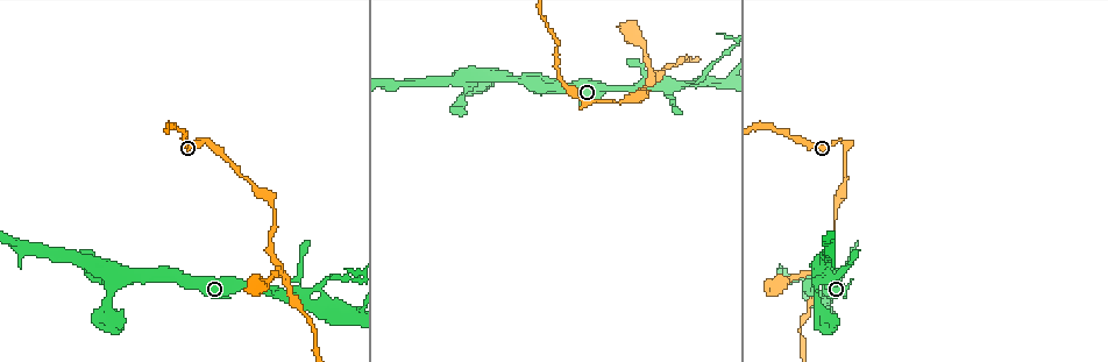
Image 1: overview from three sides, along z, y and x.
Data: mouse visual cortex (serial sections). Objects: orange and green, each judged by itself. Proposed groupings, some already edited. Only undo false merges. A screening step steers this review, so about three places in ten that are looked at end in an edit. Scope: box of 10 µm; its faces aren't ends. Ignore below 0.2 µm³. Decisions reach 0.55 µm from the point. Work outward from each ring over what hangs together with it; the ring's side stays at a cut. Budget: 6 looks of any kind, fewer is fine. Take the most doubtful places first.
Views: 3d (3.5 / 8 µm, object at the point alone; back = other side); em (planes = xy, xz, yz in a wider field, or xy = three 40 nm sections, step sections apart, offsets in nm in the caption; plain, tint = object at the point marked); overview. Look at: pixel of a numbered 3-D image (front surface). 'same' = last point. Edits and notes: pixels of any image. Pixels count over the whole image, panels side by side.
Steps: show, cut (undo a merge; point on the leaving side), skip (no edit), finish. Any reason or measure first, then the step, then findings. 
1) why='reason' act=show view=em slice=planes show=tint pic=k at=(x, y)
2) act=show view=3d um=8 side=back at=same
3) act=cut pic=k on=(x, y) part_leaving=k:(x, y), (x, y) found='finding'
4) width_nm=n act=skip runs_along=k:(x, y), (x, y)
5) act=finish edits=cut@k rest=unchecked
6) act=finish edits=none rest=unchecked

why='arms part here' act=show view=3d um=3.5 pic=1 at=(303, 299)

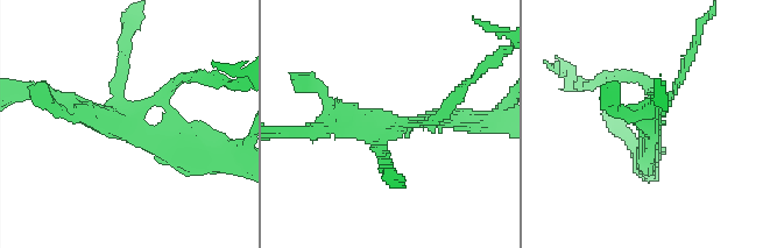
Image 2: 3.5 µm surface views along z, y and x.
act=show view=em slice=xy step=1 show=tint pic=2 at=(392, 119)

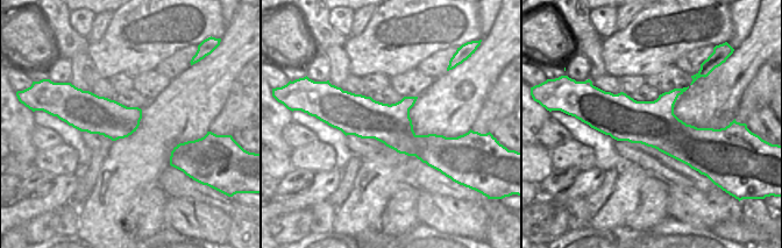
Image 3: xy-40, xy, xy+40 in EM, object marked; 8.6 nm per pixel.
act=cut pic=2 on=(457, 96) part_leaving=2:(428, 121), (503, 52) found='two cells meet here'

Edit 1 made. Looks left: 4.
why='sudden change in width' act=show view=3d um=3.5 pic=1 at=(492, 74)

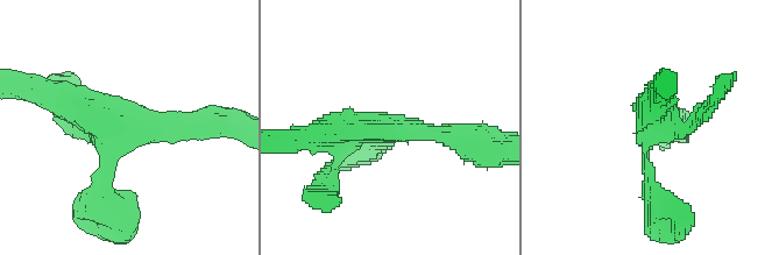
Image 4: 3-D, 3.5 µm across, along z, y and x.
act=show view=em slice=xy step=2 show=tint pic=4 at=(388, 127)

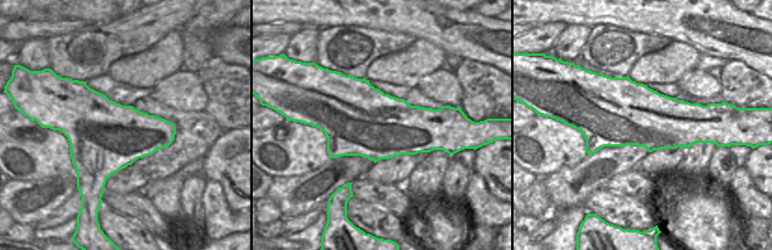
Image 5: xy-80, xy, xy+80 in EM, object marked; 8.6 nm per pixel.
why='another direction' act=show view=em slice=planes show=tint at=same

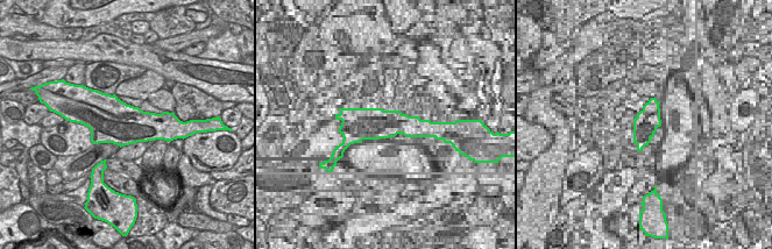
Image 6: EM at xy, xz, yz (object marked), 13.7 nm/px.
act=skip found='all the same cell'

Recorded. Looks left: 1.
why='sudden change in width' act=show view=3d um=3.5 pic=1 at=(272, 233)

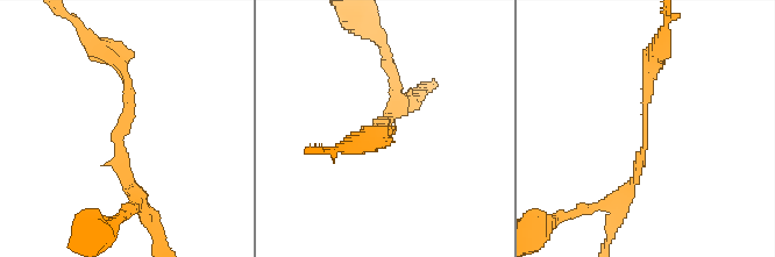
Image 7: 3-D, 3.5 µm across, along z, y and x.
arm_widths_nm=150,150 act=skip runs_along=7:(659, 58), (646, 84), (638, 176), (617, 198) found='all the same cell'

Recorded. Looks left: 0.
act=finish edits=cut@2 rest=unchecked

